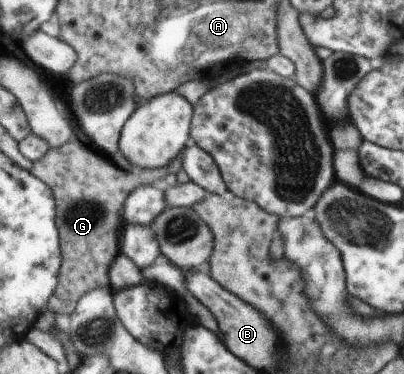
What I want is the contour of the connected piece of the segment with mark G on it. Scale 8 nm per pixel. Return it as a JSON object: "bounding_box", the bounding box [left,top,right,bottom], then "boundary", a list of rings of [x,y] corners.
{"bounding_box":[30,138,182,315],"boundary":[[[75,138],[68,139],[56,149],[50,149],[39,161],[33,162],[30,173],[37,176],[42,183],[47,184],[58,195],[58,227],[62,227],[62,247],[60,251],[60,272],[54,292],[54,299],[50,299],[49,310],[58,315],[70,315],[73,313],[81,295],[96,289],[106,288],[108,285],[108,265],[118,253],[118,239],[116,233],[120,229],[120,209],[123,209],[125,199],[129,193],[141,184],[150,184],[152,181],[164,177],[168,173],[176,174],[181,168],[182,155],[176,155],[166,167],[154,167],[154,169],[118,169],[110,165],[108,161],[96,157],[88,149],[84,149]]]}

